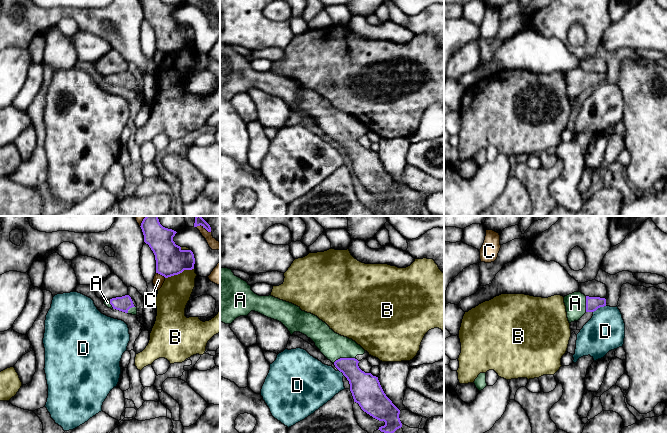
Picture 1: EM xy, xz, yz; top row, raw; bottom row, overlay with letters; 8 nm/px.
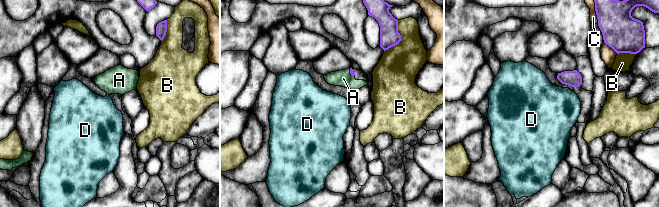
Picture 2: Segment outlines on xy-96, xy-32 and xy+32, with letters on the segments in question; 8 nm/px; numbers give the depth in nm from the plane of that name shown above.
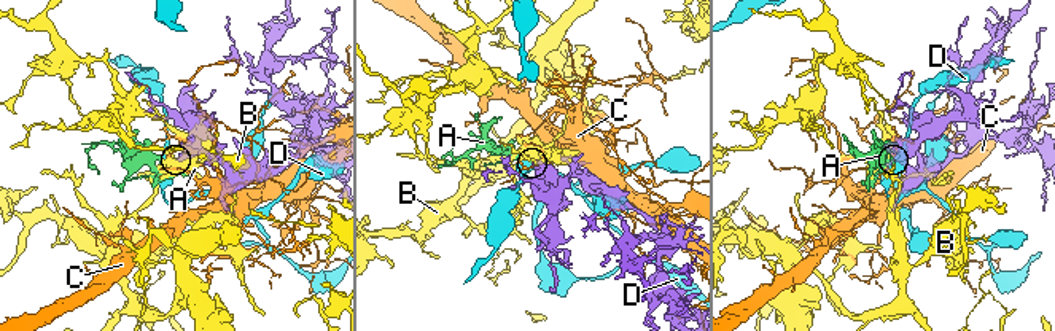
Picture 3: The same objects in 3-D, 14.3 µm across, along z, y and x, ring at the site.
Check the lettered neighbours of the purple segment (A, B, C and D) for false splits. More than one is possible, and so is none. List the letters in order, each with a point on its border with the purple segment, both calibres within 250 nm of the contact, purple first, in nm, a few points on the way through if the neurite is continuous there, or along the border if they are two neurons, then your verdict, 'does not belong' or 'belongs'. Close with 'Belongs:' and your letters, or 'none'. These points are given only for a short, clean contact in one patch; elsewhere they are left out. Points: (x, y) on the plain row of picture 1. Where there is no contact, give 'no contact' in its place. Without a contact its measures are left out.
A: xz (344, 134) | 190/220 nm | across xz (361, 160), (344, 134), (333, 122) | belongs
B: xy (179, 49) | 240/260 nm | does not belong
C: xy (161, 50) | 240/90 nm | does not belong
D: yz (599, 83) | 110/320 nm | does not belong
Belongs: A

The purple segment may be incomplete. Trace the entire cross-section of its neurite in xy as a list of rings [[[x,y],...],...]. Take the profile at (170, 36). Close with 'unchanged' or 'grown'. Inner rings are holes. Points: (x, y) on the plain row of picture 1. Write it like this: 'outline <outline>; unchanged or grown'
outline [[[141,0],[144,18],[155,31],[156,49],[165,54],[194,45],[195,34],[191,26],[182,26],[173,13],[177,9],[161,0]]]; unchanged

